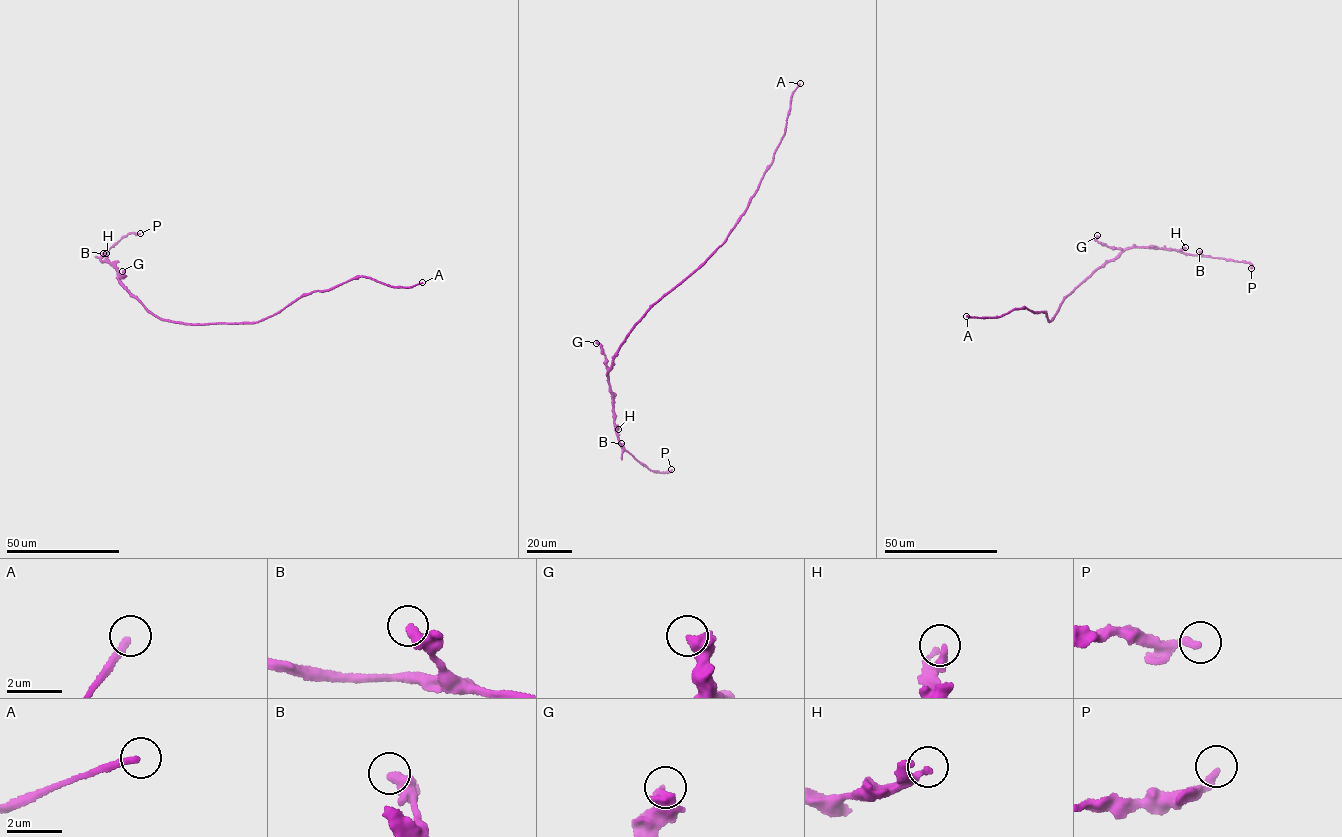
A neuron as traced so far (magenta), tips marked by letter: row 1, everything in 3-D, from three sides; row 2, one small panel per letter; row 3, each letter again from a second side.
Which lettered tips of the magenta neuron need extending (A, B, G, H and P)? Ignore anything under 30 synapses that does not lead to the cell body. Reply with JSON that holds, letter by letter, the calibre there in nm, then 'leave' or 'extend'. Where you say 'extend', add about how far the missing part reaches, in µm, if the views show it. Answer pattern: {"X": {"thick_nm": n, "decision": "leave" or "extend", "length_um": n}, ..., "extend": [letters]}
{"A": {"thick_nm": 240, "decision": "leave"}, "B": {"thick_nm": 320, "decision": "leave"}, "G": {"thick_nm": 550, "decision": "leave"}, "H": {"thick_nm": 200, "decision": "leave"}, "P": {"thick_nm": 280, "decision": "leave"}, "extend": []}

